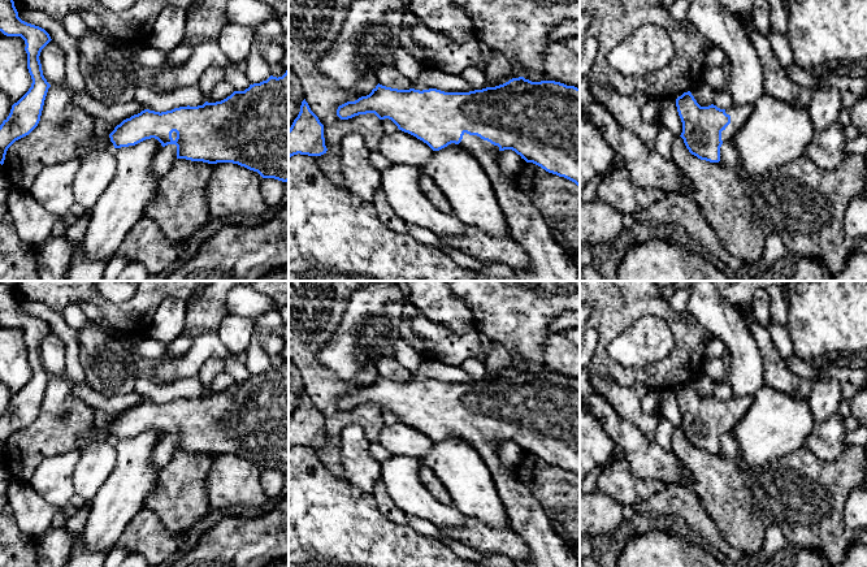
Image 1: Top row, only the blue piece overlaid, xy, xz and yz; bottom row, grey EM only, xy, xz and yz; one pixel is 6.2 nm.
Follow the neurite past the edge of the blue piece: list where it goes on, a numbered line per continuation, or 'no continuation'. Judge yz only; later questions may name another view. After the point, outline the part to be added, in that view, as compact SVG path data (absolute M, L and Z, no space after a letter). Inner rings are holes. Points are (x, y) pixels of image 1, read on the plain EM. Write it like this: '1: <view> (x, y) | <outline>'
1: yz (738, 406) | M732 397L725 401L725 404L731 407L731 415L721 423L721 432L731 433L751 406L753 397Z

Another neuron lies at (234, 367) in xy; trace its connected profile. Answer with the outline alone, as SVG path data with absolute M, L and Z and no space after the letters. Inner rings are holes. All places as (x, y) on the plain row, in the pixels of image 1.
M234 354L224 359L225 371L234 378L235 382L244 382L250 378L250 372L246 363L240 362Z

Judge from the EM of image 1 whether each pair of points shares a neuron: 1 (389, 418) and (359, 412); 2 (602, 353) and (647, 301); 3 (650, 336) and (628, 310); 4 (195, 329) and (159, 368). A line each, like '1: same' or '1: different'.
1: different
2: same
3: different
4: different

